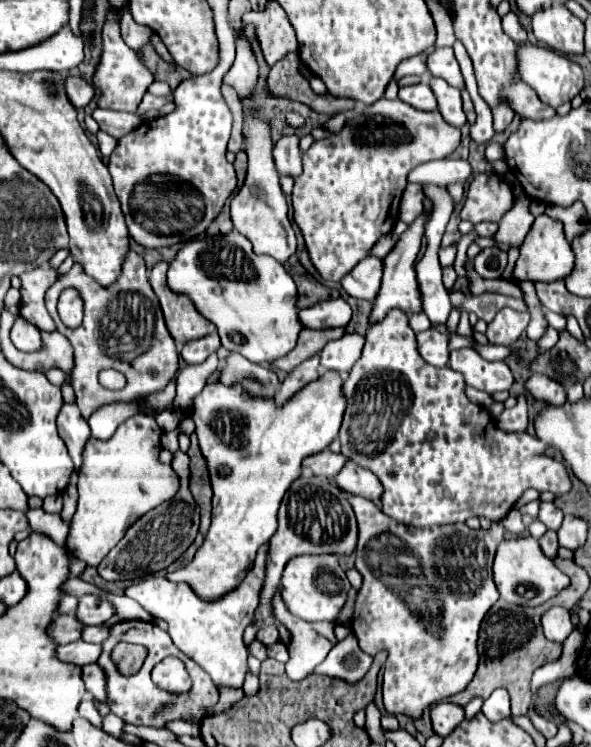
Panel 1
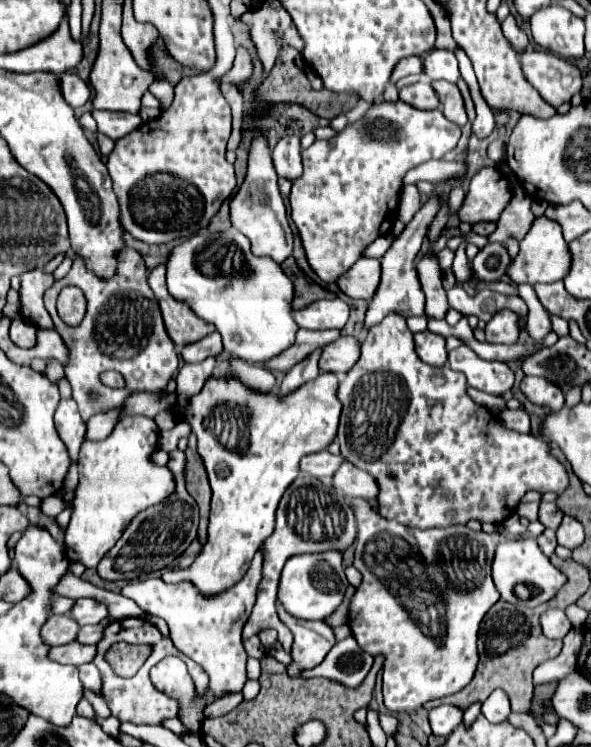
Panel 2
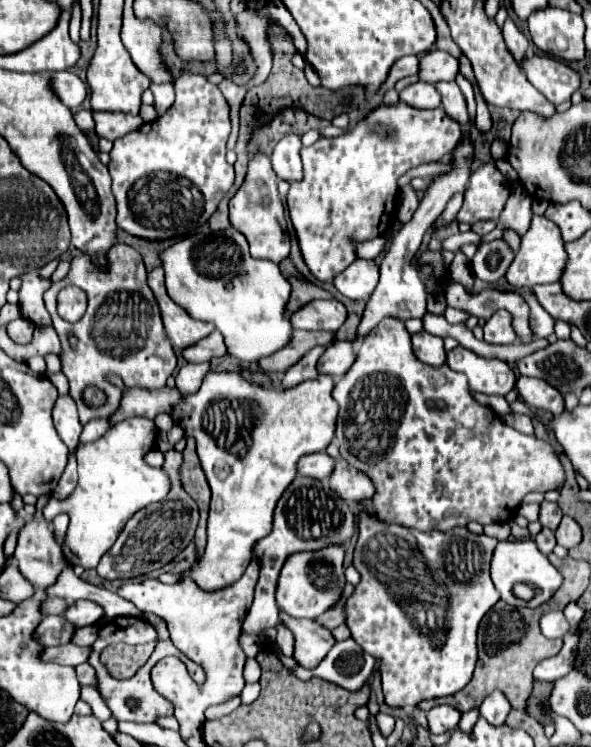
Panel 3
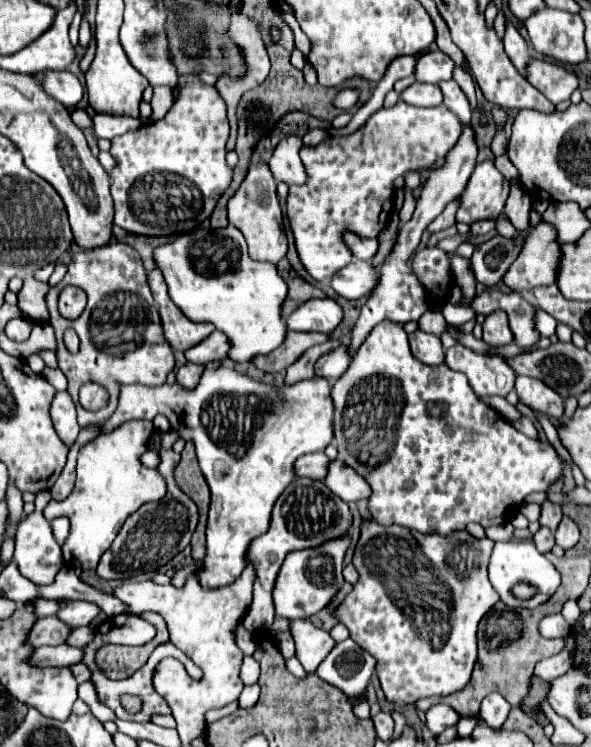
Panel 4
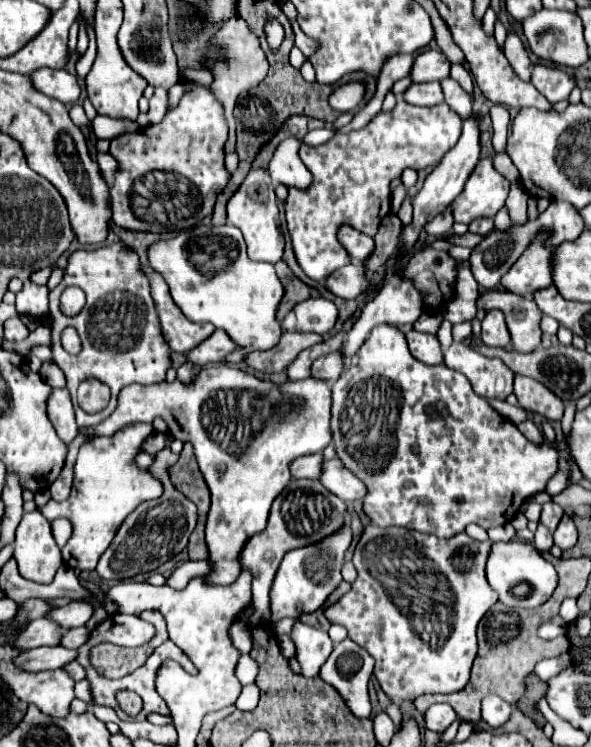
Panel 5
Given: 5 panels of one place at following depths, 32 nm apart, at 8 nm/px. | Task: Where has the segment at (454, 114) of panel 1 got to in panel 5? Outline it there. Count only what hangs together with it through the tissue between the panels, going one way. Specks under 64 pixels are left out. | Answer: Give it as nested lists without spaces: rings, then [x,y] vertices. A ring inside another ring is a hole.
[[[454,78],[442,80],[442,90],[446,96],[446,104],[458,112],[460,118],[468,118],[472,112],[472,94],[468,94]]]

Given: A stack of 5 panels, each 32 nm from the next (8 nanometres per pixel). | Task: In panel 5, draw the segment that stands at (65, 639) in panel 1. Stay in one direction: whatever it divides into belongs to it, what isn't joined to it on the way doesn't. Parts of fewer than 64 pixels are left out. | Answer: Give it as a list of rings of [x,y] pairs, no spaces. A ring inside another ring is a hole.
[[[40,618],[18,630],[18,634],[14,636],[14,640],[16,640],[14,648],[30,650],[30,648],[38,648],[38,646],[56,646],[60,642],[62,632],[64,630],[58,624],[52,624],[52,620]]]

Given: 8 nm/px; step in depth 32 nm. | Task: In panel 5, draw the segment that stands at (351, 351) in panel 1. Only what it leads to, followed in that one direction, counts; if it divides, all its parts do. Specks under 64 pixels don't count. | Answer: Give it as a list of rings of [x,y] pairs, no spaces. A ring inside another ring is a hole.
[[[340,352],[326,354],[326,356],[320,356],[314,360],[312,376],[318,380],[324,380],[324,382],[334,383],[338,380],[342,368],[344,368],[344,360],[342,360]]]

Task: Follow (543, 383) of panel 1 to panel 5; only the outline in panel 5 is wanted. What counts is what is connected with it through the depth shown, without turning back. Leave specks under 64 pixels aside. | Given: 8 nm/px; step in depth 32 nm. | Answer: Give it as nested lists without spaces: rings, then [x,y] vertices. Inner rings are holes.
[[[514,374],[514,394],[524,410],[540,414],[550,422],[562,420],[564,414],[562,400],[558,396],[552,396],[552,392],[548,392],[548,388],[544,388],[540,382]]]

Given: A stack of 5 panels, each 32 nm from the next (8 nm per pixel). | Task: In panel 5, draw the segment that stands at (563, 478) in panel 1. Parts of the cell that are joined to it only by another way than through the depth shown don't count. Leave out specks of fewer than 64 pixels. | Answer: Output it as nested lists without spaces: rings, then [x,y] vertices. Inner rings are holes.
[[[376,326],[370,336],[366,338],[366,342],[360,348],[360,354],[356,354],[350,364],[348,370],[342,372],[340,380],[332,386],[332,420],[330,420],[330,428],[332,428],[332,438],[334,438],[334,446],[336,446],[336,454],[342,460],[342,464],[364,482],[366,486],[366,496],[364,496],[364,514],[370,518],[372,524],[376,526],[404,526],[408,530],[416,530],[416,532],[424,532],[424,534],[434,534],[438,538],[452,538],[460,532],[464,532],[464,528],[468,524],[478,524],[484,530],[494,528],[494,526],[502,526],[508,524],[516,512],[520,510],[520,506],[526,502],[526,498],[532,498],[534,494],[542,492],[546,488],[548,478],[556,472],[558,468],[558,452],[548,446],[536,446],[530,440],[524,438],[524,434],[510,422],[506,420],[498,410],[494,410],[488,400],[484,400],[482,396],[478,396],[470,382],[466,380],[464,374],[452,372],[448,366],[440,364],[440,366],[426,366],[420,364],[420,360],[416,360],[406,346],[404,334],[398,332],[398,328],[394,326]]]

